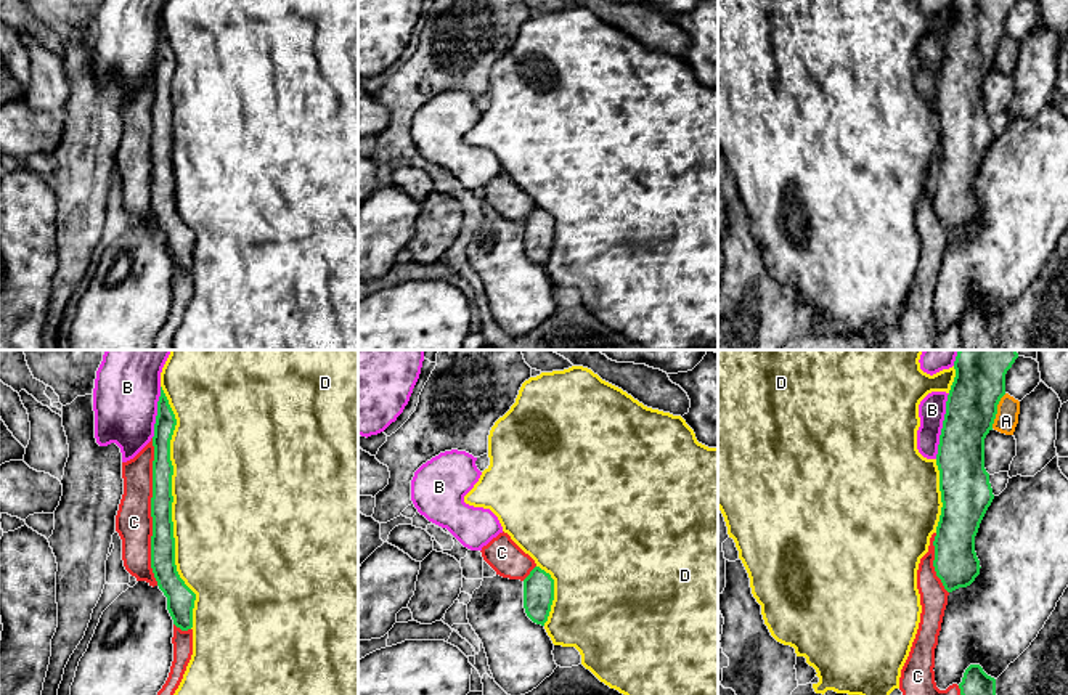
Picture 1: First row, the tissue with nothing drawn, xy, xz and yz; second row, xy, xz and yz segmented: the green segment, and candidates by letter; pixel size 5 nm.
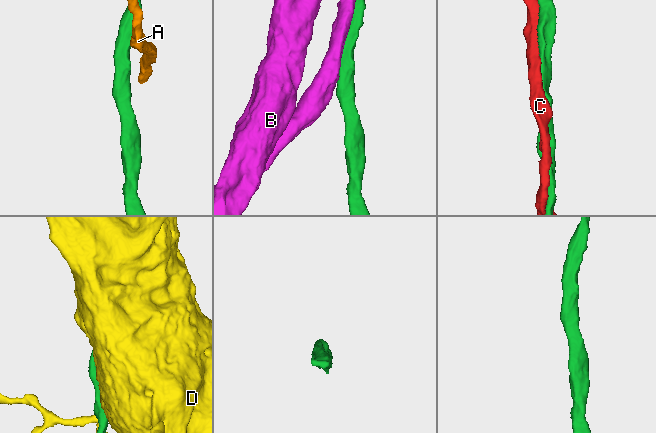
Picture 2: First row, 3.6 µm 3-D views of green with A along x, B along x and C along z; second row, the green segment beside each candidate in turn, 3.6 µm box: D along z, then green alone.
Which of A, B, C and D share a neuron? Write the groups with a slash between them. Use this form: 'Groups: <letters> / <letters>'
Groups: A / B / C / D

